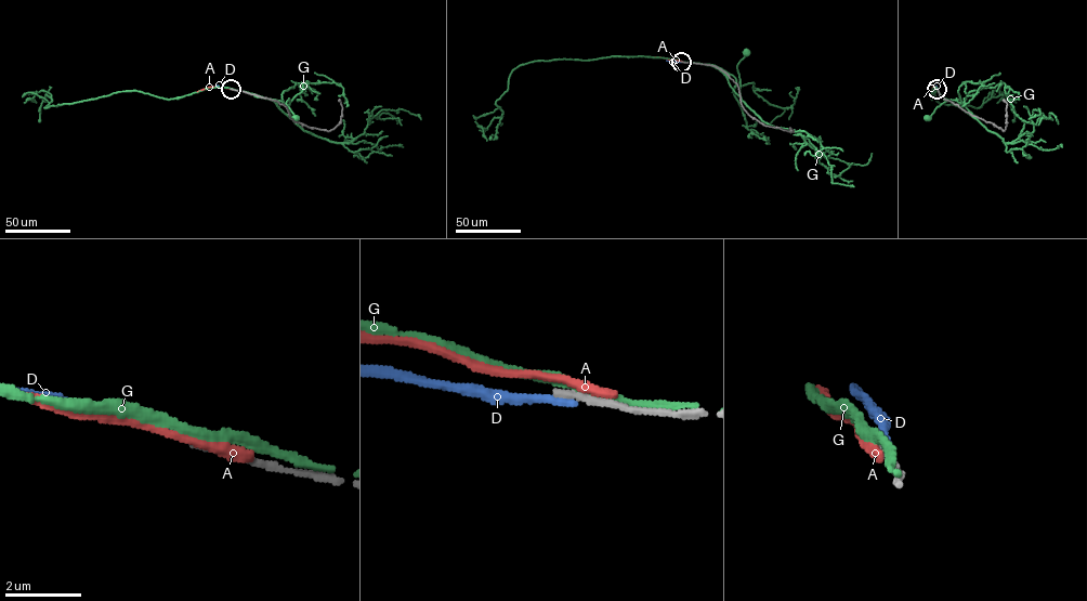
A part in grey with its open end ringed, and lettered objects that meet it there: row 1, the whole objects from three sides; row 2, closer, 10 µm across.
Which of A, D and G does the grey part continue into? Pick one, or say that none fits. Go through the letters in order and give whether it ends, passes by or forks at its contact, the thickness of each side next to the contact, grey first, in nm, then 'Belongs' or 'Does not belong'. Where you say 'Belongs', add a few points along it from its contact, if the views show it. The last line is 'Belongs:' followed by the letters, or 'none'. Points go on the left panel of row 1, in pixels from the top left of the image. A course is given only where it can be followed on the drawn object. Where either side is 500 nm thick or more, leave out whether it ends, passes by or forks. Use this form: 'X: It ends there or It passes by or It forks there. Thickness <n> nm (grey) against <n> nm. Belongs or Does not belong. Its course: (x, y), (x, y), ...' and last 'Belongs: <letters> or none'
A: It ends there. Thickness 240 nm (grey) against 340 nm. Does not belong
D: It ends there. Thickness 200 nm (grey) against 220 nm. Does not belong
G: It passes by. Thickness 160 nm (grey) against 280 nm. Does not belong
Belongs: none

